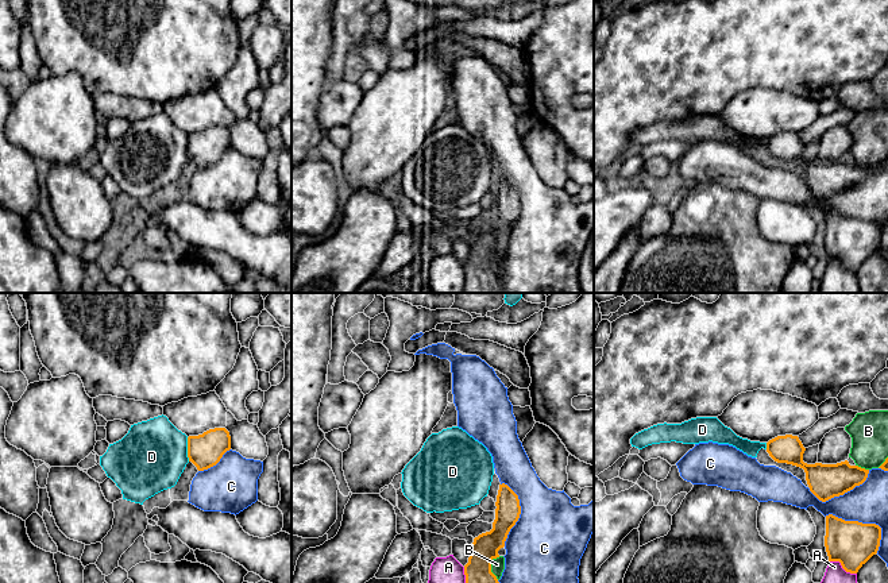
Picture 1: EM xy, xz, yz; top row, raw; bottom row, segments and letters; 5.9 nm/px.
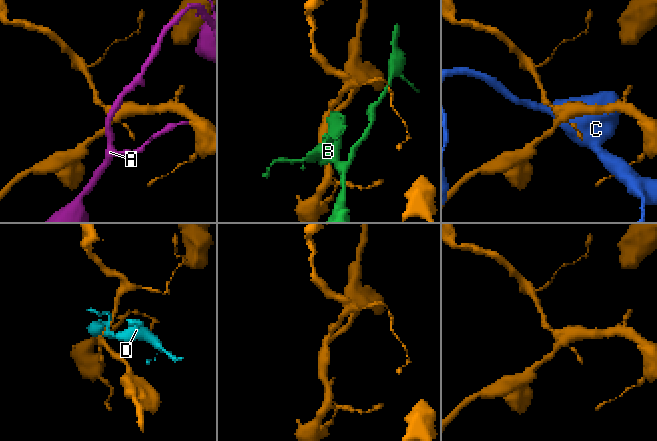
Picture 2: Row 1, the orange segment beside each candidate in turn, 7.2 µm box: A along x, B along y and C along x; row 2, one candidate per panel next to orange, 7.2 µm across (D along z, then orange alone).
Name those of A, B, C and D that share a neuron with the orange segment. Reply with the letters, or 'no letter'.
no letter

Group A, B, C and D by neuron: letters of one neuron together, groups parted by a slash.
A / B / C / D

